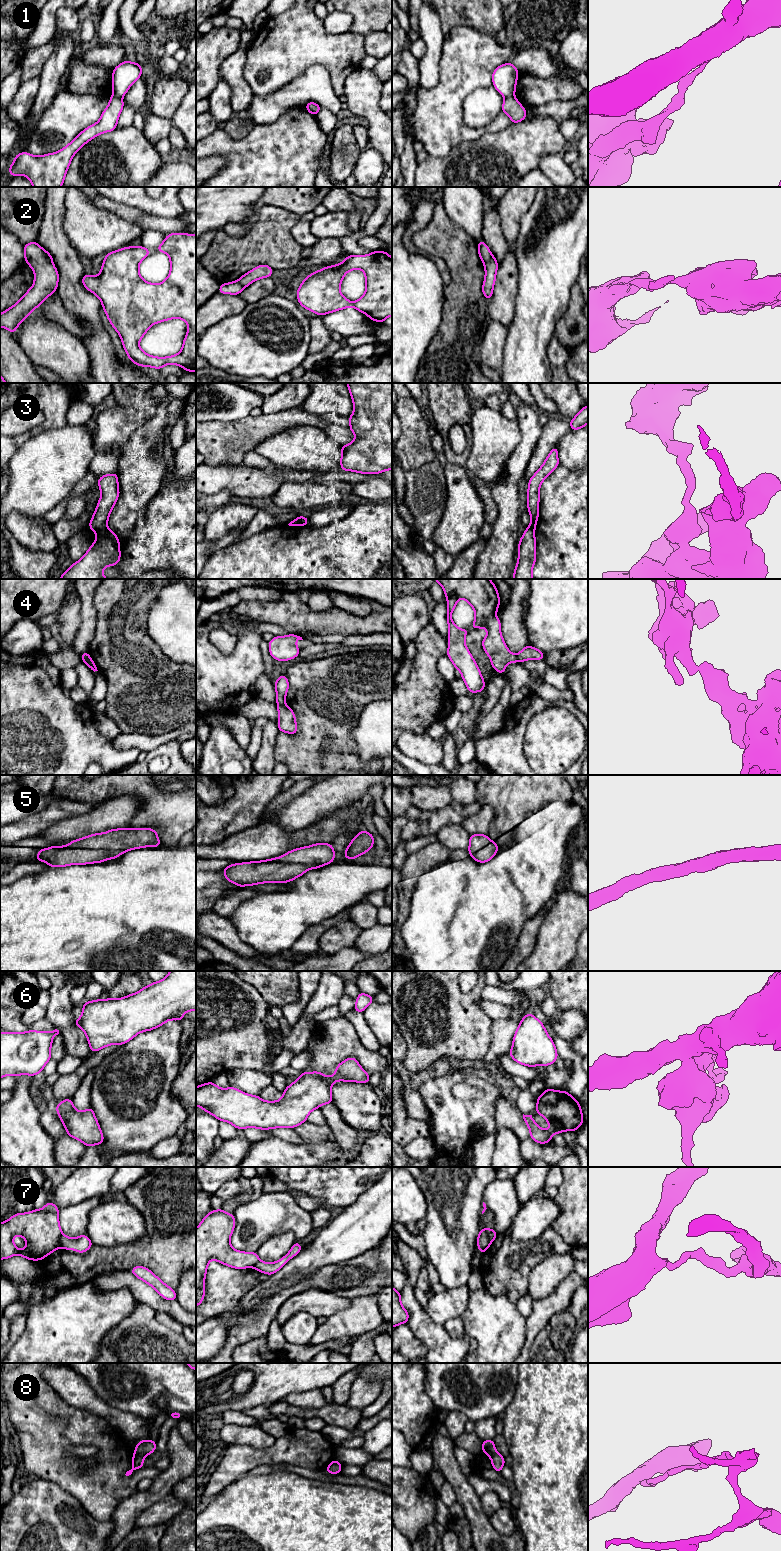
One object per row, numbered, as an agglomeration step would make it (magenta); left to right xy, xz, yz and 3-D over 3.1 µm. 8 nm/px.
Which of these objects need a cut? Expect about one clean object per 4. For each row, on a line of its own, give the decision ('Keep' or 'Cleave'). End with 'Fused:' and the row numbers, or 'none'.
1: Cleave
2: Cleave
3: Cleave
4: Cleave
5: Keep
6: Keep
7: Cleave
8: Cleave
Fused: 1, 2, 3, 4, 7, 8

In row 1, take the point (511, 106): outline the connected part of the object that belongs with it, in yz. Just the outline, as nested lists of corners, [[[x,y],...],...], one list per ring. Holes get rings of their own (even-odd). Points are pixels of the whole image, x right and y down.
[[[514,95],[504,98],[501,112],[506,113],[510,117],[512,124],[519,123],[528,116],[525,108]]]

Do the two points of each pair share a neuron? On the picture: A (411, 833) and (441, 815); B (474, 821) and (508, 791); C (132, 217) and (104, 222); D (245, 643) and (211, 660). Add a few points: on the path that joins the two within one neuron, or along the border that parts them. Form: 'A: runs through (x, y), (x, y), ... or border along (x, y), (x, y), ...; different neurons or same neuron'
A: runs through (418, 828), (434, 820); same neuron
B: border along (482, 804), (488, 804), (494, 811), (488, 829); different neurons
C: border along (103, 208), (134, 224); different neurons
D: runs through (238, 652), (230, 660), (220, 660); same neuron

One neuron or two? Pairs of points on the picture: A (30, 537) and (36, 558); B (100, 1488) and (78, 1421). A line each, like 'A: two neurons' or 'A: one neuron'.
A: two neurons
B: one neuron

